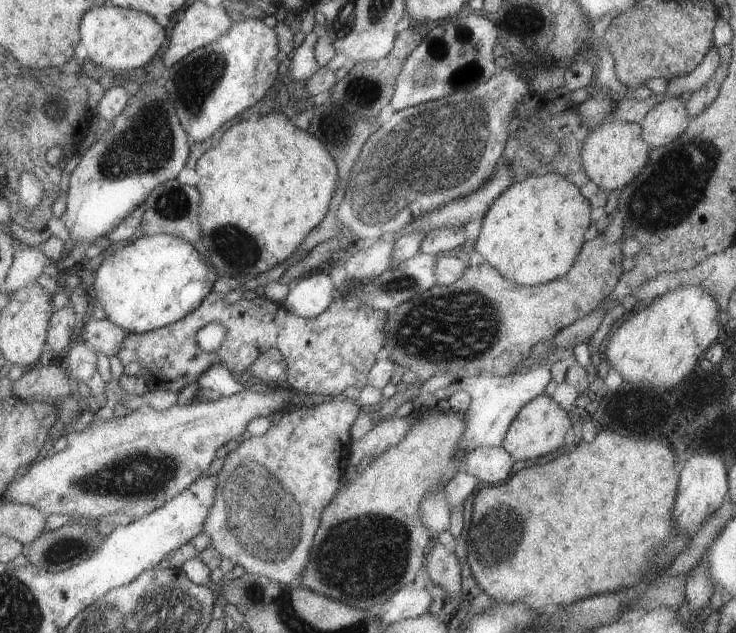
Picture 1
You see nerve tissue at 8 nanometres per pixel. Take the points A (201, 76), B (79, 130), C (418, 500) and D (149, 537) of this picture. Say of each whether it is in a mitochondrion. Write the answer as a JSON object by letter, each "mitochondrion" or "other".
{"A":"mitochondrion","B":"other","C":"other","D":"other"}

